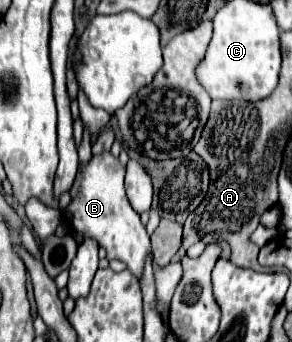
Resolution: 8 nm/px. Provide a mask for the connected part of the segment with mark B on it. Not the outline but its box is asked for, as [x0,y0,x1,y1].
[64,153,152,279]

